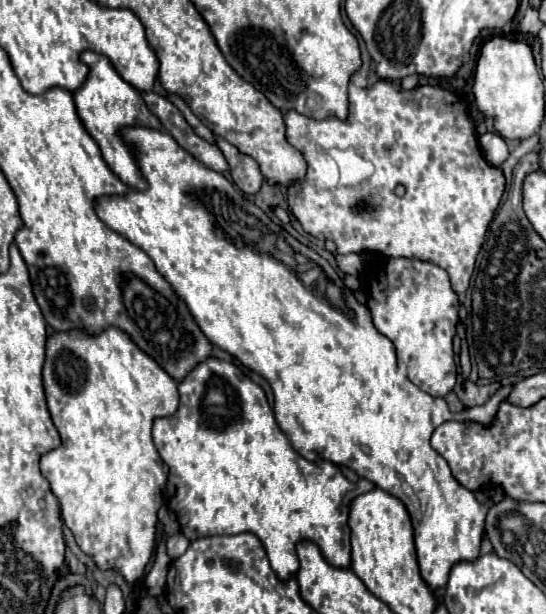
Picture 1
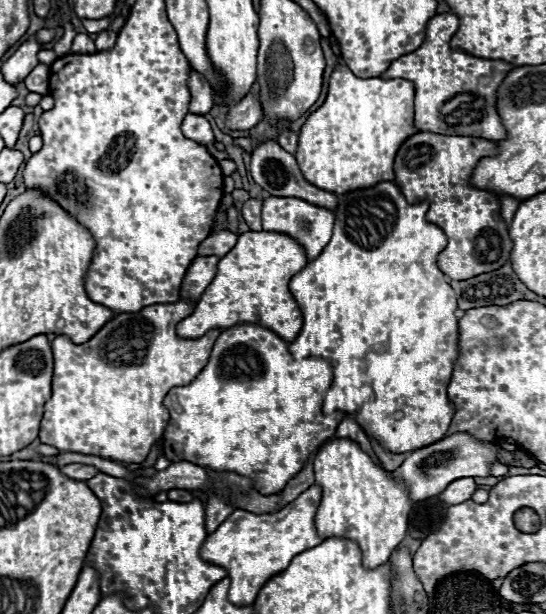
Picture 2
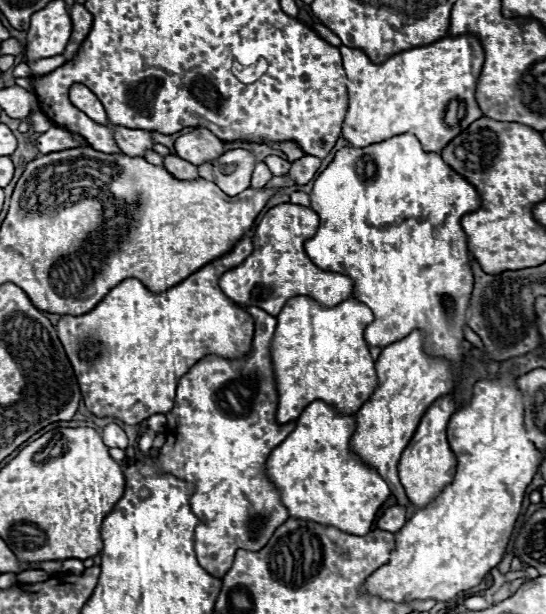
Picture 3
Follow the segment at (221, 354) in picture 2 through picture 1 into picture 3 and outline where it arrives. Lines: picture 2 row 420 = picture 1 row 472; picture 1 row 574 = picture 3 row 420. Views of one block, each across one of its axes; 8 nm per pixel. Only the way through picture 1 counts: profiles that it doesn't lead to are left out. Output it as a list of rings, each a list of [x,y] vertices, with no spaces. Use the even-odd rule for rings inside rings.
[[[294,296],[286,302],[272,340],[272,362],[278,382],[276,420],[280,424],[296,420],[314,400],[334,404],[338,412],[354,414],[374,394],[378,376],[374,376],[374,360],[364,340],[364,330],[372,320],[370,308],[356,298],[332,308],[308,296]]]

